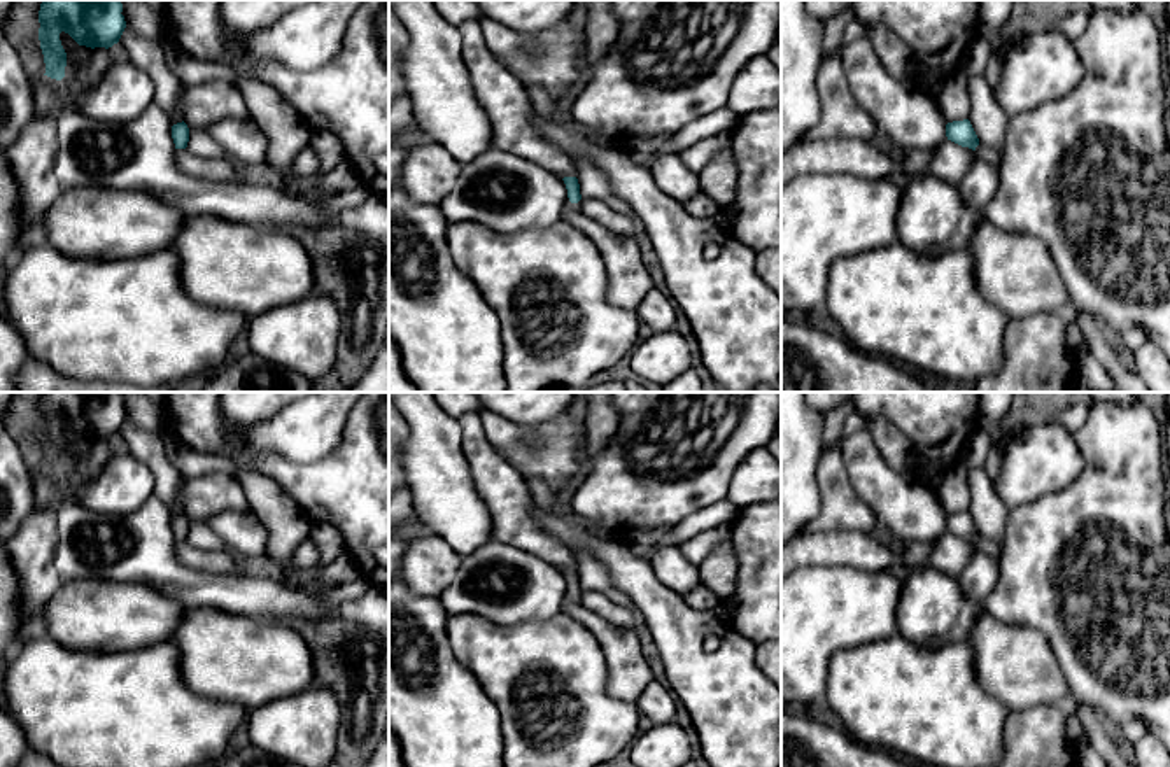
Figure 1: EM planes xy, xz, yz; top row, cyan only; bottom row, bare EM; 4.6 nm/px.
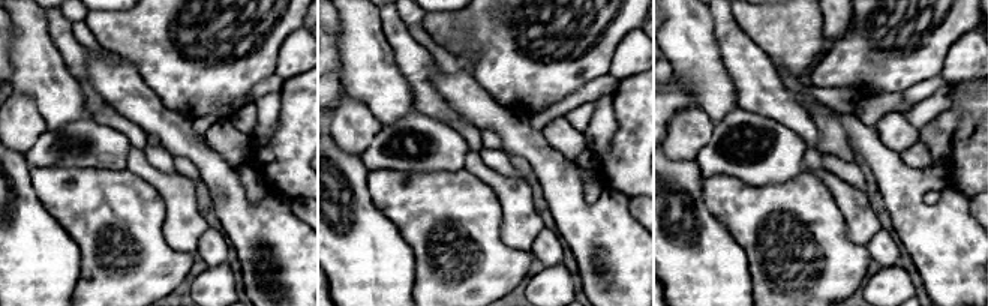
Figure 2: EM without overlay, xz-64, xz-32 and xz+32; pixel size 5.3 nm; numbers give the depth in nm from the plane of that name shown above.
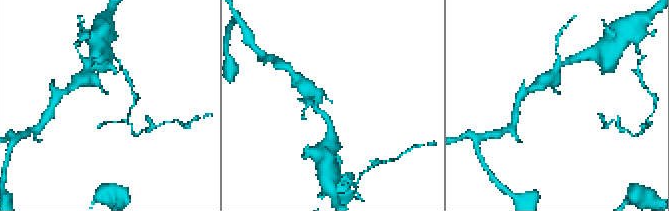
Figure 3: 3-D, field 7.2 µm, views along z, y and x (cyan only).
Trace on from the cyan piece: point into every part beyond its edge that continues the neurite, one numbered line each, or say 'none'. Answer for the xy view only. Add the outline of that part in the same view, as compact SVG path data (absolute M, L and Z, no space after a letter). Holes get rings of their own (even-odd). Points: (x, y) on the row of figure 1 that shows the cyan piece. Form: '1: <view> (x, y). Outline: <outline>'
none

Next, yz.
1: yz (986, 153). Outline: M979 142L979 145L976 147L976 152L981 159L984 159L991 165L1000 165L1002 154L997 149Z

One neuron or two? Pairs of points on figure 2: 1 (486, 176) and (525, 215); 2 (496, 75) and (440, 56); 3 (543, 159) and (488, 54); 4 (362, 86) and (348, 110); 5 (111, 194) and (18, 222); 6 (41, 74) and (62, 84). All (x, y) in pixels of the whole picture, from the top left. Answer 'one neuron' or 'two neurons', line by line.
1: one neuron
2: two neurons
3: two neurons
4: two neurons
5: two neurons
6: one neuron

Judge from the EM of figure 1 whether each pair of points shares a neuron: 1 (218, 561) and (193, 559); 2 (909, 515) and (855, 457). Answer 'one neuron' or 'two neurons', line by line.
1: one neuron
2: one neuron

